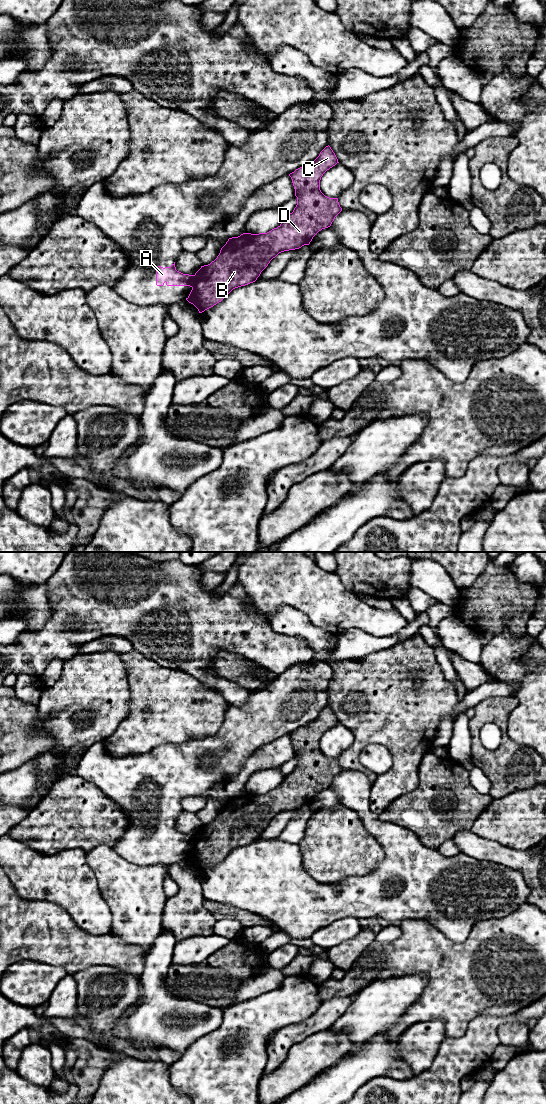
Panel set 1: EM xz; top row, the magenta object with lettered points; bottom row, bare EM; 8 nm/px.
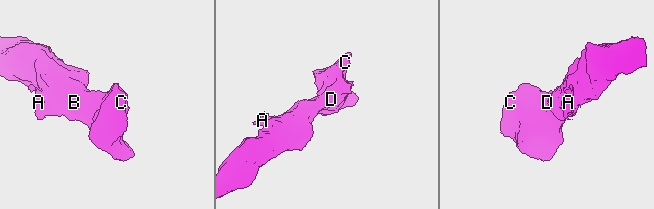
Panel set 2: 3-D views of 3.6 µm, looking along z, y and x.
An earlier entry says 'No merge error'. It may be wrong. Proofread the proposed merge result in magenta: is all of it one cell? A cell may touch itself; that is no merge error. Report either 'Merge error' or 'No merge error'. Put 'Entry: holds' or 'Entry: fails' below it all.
Merge error
Entry: fails

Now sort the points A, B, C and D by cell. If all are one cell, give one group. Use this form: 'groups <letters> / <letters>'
groups A / B C D

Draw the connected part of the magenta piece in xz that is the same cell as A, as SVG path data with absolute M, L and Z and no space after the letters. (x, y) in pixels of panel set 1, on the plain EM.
M175 822L170 827L156 828L156 845L163 846L190 846L194 847L195 835L183 834L176 830Z

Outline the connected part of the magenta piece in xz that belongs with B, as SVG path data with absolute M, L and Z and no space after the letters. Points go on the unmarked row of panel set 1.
M328 705L314 721L290 733L297 757L293 772L287 775L277 788L267 793L243 793L229 798L217 818L210 824L201 826L195 833L195 844L187 861L193 864L199 873L204 872L221 862L233 849L255 842L279 813L309 805L319 791L330 787L342 768L338 758L329 758L321 752L320 740L323 734L337 723L339 722L335 713Z

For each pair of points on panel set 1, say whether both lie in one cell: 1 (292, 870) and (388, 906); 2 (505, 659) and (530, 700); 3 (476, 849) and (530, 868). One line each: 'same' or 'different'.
1: same
2: same
3: same

